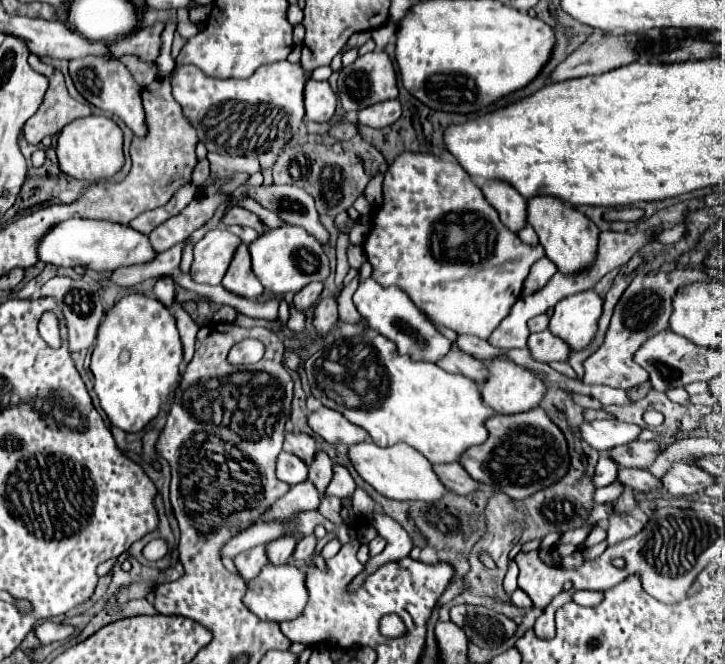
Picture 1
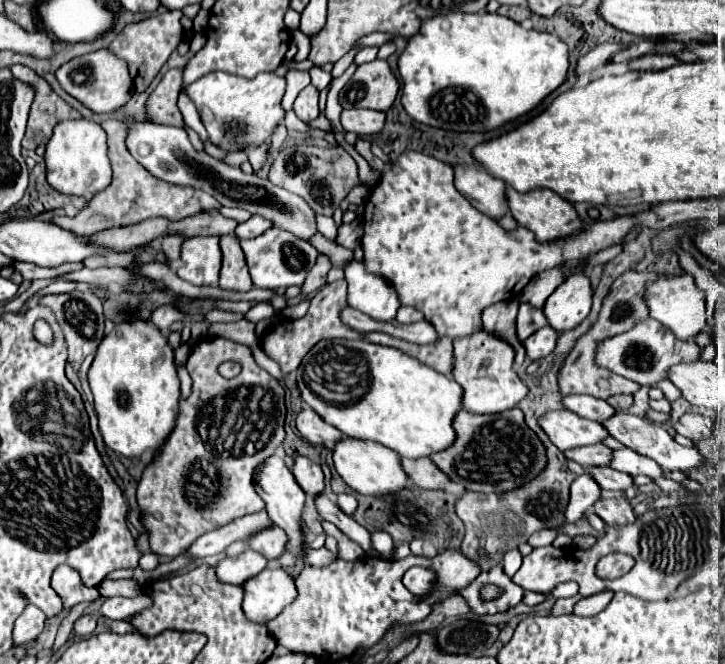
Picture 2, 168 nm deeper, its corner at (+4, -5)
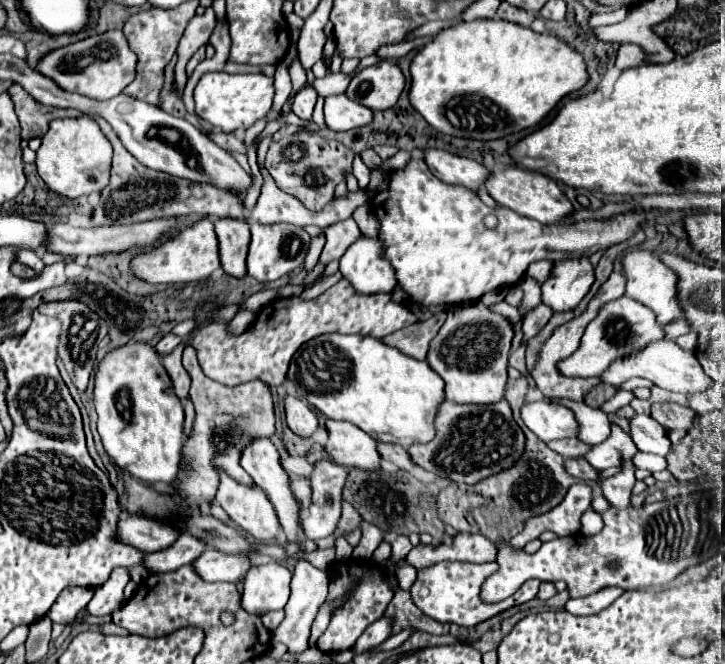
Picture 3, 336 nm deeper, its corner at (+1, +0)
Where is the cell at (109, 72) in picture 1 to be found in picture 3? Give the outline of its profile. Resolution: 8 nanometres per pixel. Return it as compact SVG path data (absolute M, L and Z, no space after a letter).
M108 30L104 34L96 34L50 52L40 60L38 72L52 78L58 86L62 86L68 92L78 92L96 100L108 100L118 96L134 80L136 54L128 48L122 30Z

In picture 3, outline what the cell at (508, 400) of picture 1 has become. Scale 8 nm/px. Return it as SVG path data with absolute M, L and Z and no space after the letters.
M468 302L448 310L440 334L432 340L428 364L446 382L446 400L456 404L494 404L504 398L508 382L508 354L512 326L500 314L492 314L482 302Z

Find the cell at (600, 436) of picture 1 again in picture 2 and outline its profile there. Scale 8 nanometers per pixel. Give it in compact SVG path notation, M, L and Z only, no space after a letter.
M565 409L547 411L547 415L541 415L539 427L545 429L551 443L561 451L601 443L601 439L607 437L605 427Z

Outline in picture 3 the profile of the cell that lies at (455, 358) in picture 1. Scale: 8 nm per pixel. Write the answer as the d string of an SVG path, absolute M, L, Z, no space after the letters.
M440 312L440 314L436 314L424 322L416 322L412 326L406 326L402 330L388 334L386 338L382 338L382 342L402 350L404 354L408 354L416 360L426 360L428 350L430 350L430 342L436 338L444 320L446 320L446 314Z

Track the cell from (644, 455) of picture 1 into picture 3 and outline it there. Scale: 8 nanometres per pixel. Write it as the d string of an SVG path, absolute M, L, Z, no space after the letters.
M566 438L566 440L556 440L556 442L548 442L548 446L558 452L564 458L580 458L584 454L588 454L592 450L590 444L580 442L578 438Z

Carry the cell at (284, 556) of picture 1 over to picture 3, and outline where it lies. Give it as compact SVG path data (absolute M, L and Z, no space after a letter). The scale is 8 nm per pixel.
M220 474L216 502L226 510L232 522L246 530L252 538L266 542L280 536L282 528L274 506L260 488L246 488L226 474Z

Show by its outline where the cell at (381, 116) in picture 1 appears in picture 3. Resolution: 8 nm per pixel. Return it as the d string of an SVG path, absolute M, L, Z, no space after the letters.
M328 96L324 100L324 120L330 130L346 132L372 122L372 110L342 96Z

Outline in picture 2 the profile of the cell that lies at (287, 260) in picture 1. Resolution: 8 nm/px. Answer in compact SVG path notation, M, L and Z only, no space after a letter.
M277 227L265 231L255 239L241 241L241 247L249 265L249 275L253 279L253 285L261 289L273 289L273 291L291 285L303 285L307 271L315 265L315 259L319 255L319 251L311 243L307 243L305 239L297 239L293 233L281 231Z

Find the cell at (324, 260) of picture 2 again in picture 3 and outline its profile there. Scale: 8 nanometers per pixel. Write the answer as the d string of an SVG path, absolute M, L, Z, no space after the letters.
M352 218L344 220L344 222L336 222L336 226L328 226L326 232L326 244L324 244L324 250L320 254L320 264L330 264L332 260L338 260L346 248L356 242L362 234L360 234L360 228L356 226L356 222Z

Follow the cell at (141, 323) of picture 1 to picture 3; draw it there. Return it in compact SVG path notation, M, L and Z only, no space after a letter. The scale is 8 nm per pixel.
M128 342L112 348L98 364L94 376L94 404L98 412L98 432L110 458L132 476L152 484L156 480L172 484L180 472L184 444L184 408L174 392L172 380L162 366L162 356L148 342Z

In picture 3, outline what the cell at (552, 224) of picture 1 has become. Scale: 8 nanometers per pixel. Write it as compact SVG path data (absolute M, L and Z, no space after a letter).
M510 166L504 172L490 174L486 188L488 188L490 196L500 206L518 212L520 216L534 218L534 220L538 220L542 224L558 224L564 218L574 214L574 208L572 208L570 200L566 198L562 188L552 178L542 176L542 174L534 174L534 172L528 172L528 170L522 170L518 166Z

